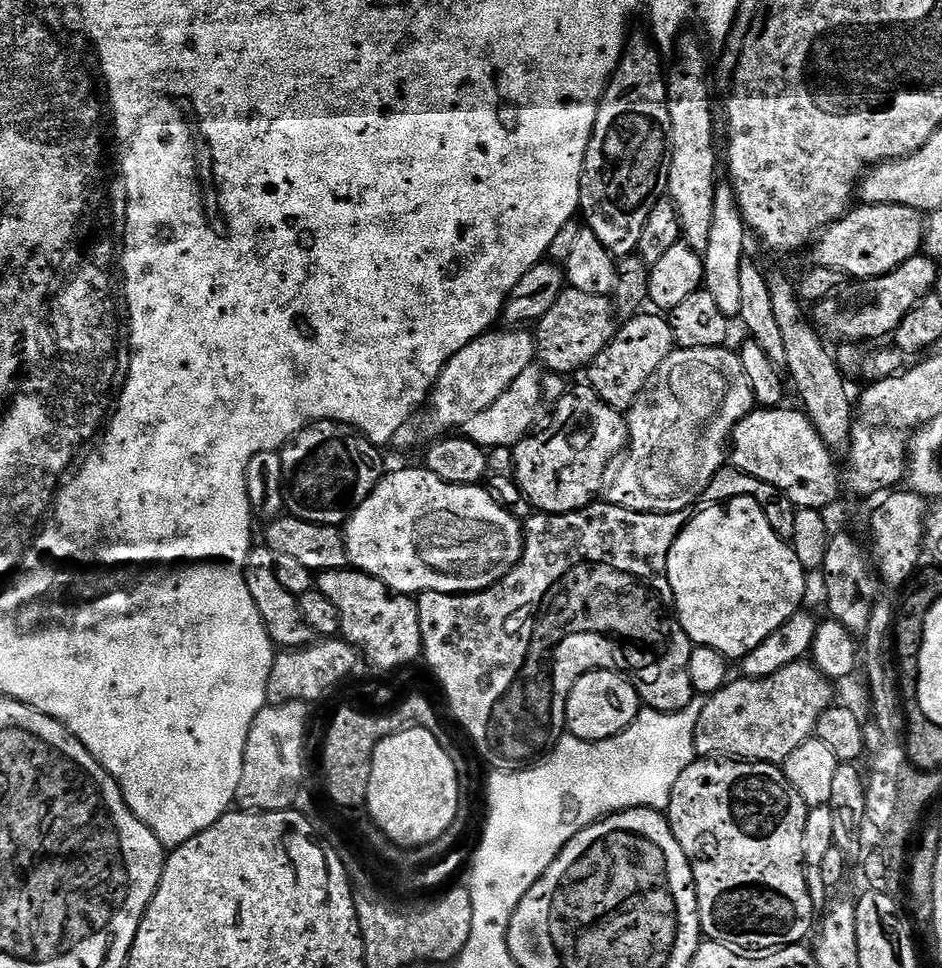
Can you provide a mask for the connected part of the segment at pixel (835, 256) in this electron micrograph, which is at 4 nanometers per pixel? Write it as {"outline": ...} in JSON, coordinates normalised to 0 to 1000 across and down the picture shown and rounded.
{"outline":[[[914,210],[874,237],[860,259],[867,274],[896,281],[906,290],[926,289],[945,283],[958,271],[975,263],[981,253],[982,230],[982,224],[970,215]]]}

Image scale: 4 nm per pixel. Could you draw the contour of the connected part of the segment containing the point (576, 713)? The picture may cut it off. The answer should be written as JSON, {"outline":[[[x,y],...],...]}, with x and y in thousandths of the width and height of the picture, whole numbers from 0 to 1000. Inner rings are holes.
{"outline":[[[624,694],[614,700],[614,705],[609,705],[609,713],[605,713],[599,746],[602,755],[616,764],[642,764],[669,751],[680,733],[678,717],[657,694]]]}

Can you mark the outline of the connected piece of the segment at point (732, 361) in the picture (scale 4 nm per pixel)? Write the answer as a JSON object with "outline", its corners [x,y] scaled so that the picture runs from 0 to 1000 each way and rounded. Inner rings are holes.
{"outline":[[[773,357],[766,360],[718,360],[711,366],[711,370],[707,370],[707,374],[703,374],[703,378],[699,378],[694,390],[690,390],[690,395],[686,395],[679,408],[665,423],[667,461],[660,474],[649,485],[648,491],[640,501],[639,512],[644,520],[660,523],[665,527],[673,527],[674,529],[723,529],[725,525],[735,525],[738,522],[738,517],[742,518],[746,513],[749,502],[754,502],[758,490],[762,490],[765,483],[770,482],[771,464],[774,462],[778,444],[783,440],[783,436],[788,436],[788,432],[792,432],[800,421],[792,382],[788,382],[785,367],[778,361],[776,364],[775,361],[776,358]]]}

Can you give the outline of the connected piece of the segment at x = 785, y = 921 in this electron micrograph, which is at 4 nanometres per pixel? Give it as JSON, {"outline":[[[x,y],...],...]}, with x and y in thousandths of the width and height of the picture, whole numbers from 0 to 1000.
{"outline":[[[740,783],[736,785],[728,795],[724,795],[724,804],[715,808],[715,816],[711,820],[711,829],[707,836],[709,851],[713,855],[715,866],[720,866],[720,874],[724,874],[724,882],[735,896],[737,915],[741,928],[741,944],[743,945],[744,964],[757,975],[770,975],[781,981],[831,981],[840,975],[849,975],[857,967],[858,962],[863,962],[864,935],[860,928],[860,919],[856,915],[854,906],[854,883],[851,882],[851,862],[856,860],[856,845],[859,833],[851,829],[851,820],[839,812],[831,792],[822,789],[805,789],[792,785],[774,785],[772,783]]]}

